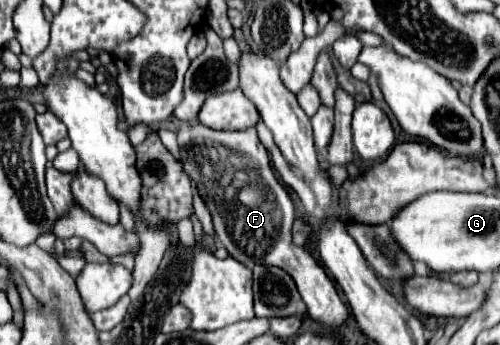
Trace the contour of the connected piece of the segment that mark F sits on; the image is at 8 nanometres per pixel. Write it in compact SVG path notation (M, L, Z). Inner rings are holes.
M184 123L176 131L176 141L184 173L196 183L200 197L212 213L216 241L246 267L274 265L284 269L294 279L312 319L332 327L342 325L348 309L338 297L334 283L316 259L292 241L294 205L286 189L276 181L268 151L260 143L256 129L218 133L202 123Z

